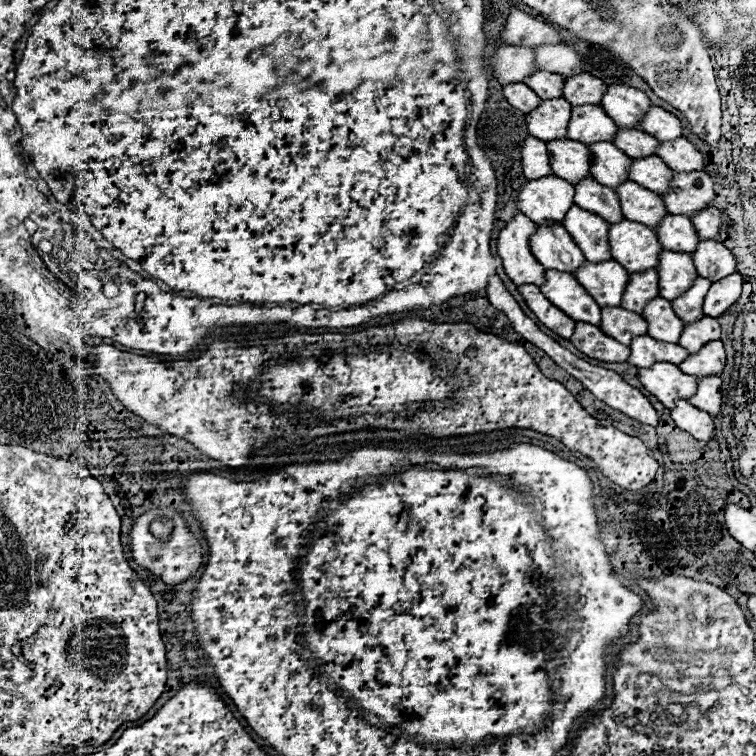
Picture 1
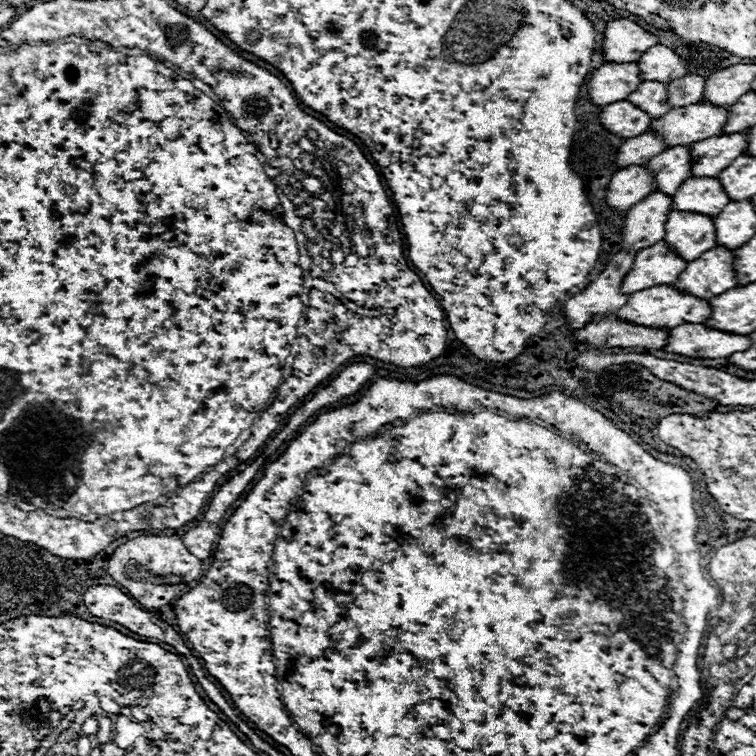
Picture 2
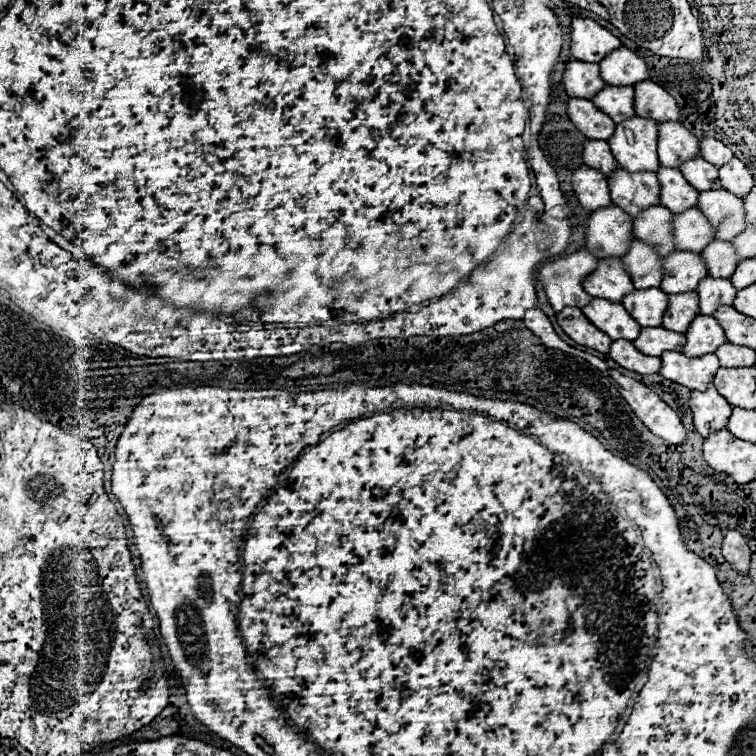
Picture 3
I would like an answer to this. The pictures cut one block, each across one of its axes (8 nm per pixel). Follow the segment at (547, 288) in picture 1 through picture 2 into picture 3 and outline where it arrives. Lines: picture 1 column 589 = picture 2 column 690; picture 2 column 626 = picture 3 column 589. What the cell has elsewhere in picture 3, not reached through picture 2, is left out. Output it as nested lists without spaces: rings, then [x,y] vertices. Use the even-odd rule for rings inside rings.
[[[592,298],[590,304],[582,306],[582,314],[596,328],[606,332],[612,340],[618,340],[618,338],[634,340],[640,334],[640,326],[616,302],[610,302],[604,298]]]

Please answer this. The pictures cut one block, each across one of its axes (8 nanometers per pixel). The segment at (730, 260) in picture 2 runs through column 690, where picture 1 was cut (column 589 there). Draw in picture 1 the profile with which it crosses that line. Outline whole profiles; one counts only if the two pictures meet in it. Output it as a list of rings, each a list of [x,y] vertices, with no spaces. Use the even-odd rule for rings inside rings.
[[[614,260],[584,262],[576,272],[576,280],[600,306],[620,306],[620,298],[626,290],[628,272]]]

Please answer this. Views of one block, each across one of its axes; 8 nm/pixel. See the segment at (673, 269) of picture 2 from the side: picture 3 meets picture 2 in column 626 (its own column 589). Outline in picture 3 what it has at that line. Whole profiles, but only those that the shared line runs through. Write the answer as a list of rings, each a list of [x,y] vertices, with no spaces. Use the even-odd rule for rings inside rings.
[[[600,258],[596,270],[584,278],[582,286],[590,296],[606,298],[610,302],[620,302],[624,294],[634,290],[620,258]]]

